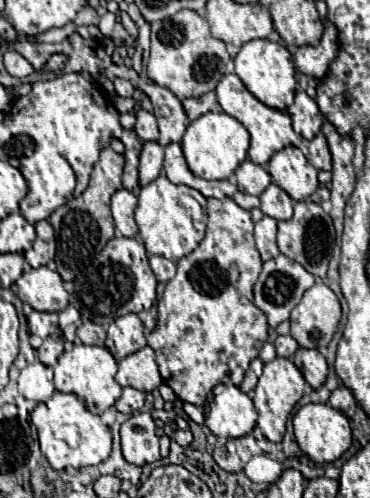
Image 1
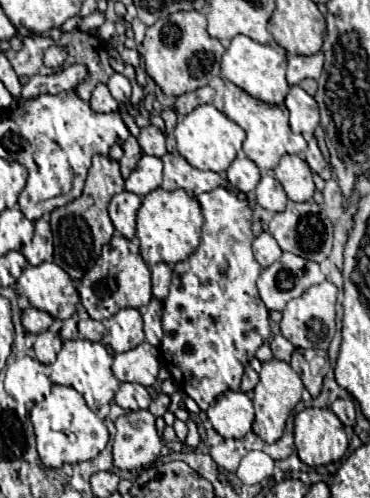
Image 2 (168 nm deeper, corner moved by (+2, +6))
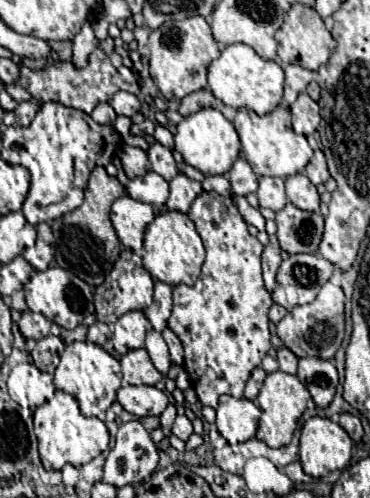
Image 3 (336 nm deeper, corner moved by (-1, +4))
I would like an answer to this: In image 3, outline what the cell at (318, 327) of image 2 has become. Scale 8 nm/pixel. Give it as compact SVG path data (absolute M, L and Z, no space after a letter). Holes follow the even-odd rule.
M328 281L312 303L298 305L292 311L288 311L286 317L276 325L276 333L296 357L308 355L308 357L332 359L344 339L344 293L342 289Z

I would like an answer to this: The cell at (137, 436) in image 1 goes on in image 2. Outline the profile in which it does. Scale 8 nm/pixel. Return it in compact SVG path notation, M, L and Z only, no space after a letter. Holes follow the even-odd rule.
M131 411L115 421L117 435L113 439L113 463L121 471L133 471L149 467L161 453L163 441L155 429L155 417L149 411Z

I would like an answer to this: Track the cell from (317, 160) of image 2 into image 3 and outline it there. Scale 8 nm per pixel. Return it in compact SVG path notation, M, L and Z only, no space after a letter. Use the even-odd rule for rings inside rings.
M320 149L314 151L314 157L312 157L310 163L306 165L306 175L308 175L308 179L310 179L314 185L320 185L320 183L324 183L324 181L330 177L328 167L326 167L326 157L324 157L324 153L322 153Z

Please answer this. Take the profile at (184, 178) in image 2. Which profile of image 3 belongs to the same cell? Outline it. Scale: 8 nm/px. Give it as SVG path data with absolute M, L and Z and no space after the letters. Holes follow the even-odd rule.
M178 173L172 181L170 181L170 197L164 205L164 209L178 209L188 213L192 199L196 195L202 193L202 183L194 181L190 177L186 177L184 173Z

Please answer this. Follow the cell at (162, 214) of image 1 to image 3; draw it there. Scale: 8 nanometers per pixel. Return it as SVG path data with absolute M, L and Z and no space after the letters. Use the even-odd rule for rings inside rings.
M164 211L156 213L154 221L148 223L144 233L144 267L150 271L154 279L160 279L168 285L192 285L204 263L206 251L202 239L192 223L192 219L182 211Z

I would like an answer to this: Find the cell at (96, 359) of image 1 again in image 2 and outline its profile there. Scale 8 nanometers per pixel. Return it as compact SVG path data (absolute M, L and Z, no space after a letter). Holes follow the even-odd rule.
M87 339L63 341L63 347L57 353L55 363L51 365L51 381L57 385L77 389L83 395L89 409L97 411L101 405L109 403L119 389L119 379L113 375L111 365L113 365L113 355L107 351L103 343L93 343Z

